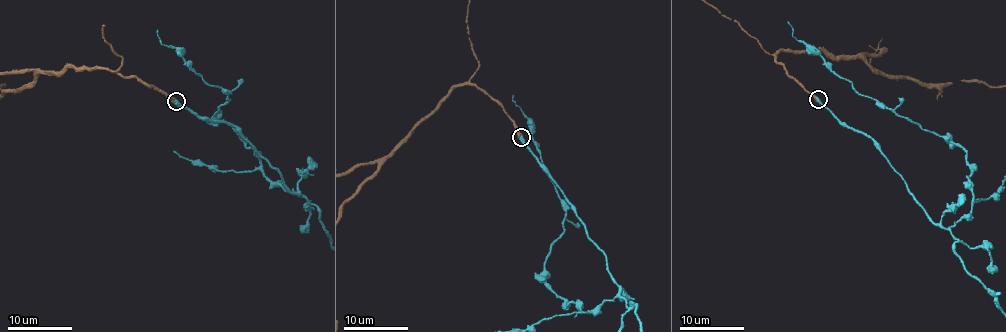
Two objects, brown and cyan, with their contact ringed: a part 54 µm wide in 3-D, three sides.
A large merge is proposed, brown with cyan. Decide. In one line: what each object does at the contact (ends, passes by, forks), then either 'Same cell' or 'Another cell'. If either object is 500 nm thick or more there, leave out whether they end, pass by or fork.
Same cell

